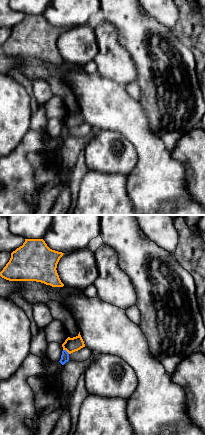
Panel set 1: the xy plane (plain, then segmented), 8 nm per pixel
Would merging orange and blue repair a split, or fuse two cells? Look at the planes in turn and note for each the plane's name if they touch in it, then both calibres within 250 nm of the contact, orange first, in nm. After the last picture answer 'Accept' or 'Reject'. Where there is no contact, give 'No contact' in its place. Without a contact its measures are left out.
Touches orange in xy. Thickness 120 nm (orange) against 60 nm

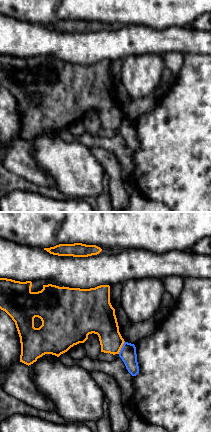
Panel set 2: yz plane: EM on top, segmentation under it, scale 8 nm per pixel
Touches orange in yz. Thickness 220 nm (orange) against 130 nm

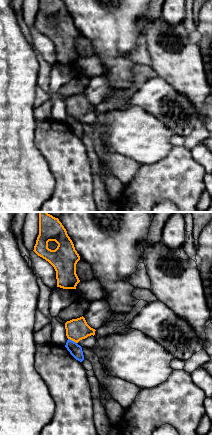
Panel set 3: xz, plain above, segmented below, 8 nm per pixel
Touches orange in xz. Thickness 180 nm (orange) against 100 nm

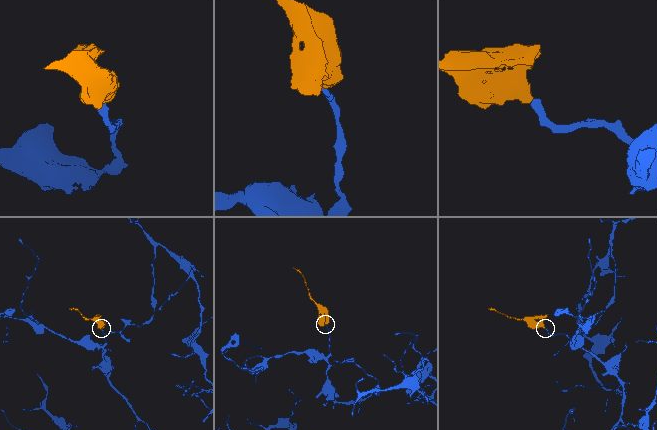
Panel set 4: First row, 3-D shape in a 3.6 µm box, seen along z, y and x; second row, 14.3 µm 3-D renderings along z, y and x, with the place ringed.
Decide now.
Reject

